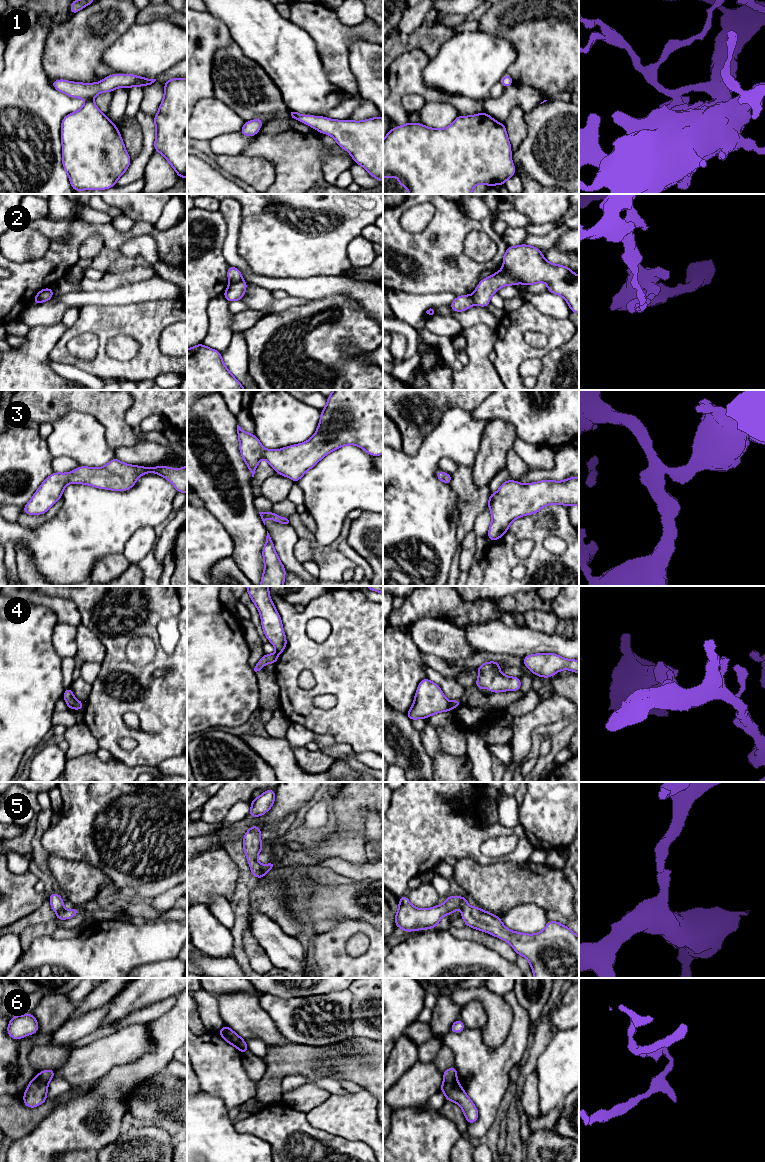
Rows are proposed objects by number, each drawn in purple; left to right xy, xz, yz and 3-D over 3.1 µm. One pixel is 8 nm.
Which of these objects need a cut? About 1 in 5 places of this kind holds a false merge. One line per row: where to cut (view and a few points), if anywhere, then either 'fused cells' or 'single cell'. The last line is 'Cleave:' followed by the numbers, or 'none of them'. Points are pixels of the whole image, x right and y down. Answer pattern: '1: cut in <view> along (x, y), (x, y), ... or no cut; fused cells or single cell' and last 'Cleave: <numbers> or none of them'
1: no cut; single cell
2: cut in xz along (241, 279), (230, 283); fused cells
3: no cut; single cell
4: cut in yz along (450, 702), (451, 708); fused cells
5: no cut; single cell
6: cut in xz along (242, 1039), (240, 1048), (246, 1052); fused cells
Cleave: 2, 4, 6

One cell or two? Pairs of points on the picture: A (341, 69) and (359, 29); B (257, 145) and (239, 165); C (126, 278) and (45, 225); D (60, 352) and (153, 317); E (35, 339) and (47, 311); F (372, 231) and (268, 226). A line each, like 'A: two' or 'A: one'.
A: one
B: two
C: two
D: one
E: two
F: two

